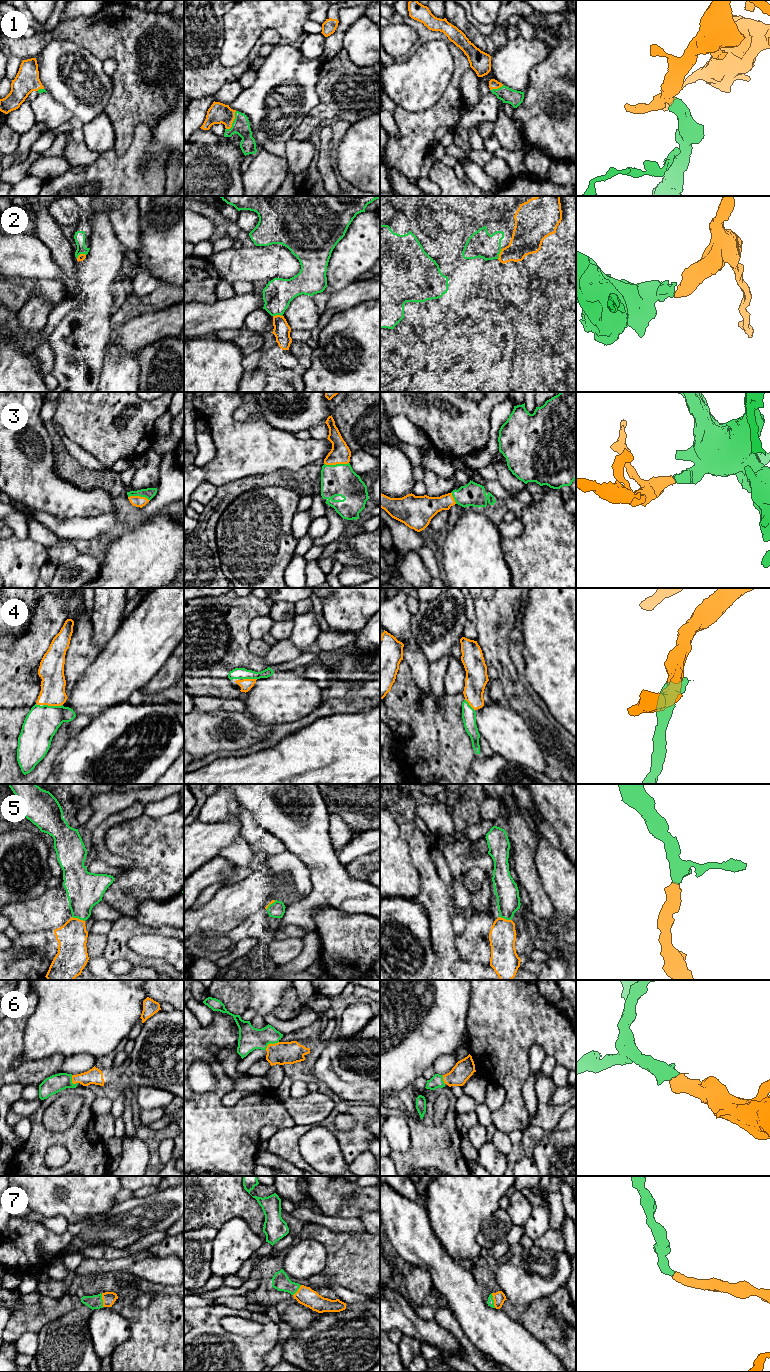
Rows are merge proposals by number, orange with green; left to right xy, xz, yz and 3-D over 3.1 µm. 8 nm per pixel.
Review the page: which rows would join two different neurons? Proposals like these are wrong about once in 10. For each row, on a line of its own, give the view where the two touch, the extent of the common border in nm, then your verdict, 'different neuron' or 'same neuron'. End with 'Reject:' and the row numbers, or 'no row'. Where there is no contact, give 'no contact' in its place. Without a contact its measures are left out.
1: xz | 170 nm | same neuron
2: xz | 80 nm | same neuron
3: xz | 200 nm | same neuron
4: xy | 160 nm | same neuron
5: xy | 110 nm | same neuron
6: xz | 130 nm | same neuron
7: yz | 120 nm | same neuron
Reject: no row

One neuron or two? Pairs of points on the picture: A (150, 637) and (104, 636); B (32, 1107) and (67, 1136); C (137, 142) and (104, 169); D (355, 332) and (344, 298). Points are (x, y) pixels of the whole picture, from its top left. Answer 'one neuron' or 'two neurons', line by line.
A: two neurons
B: two neurons
C: one neuron
D: two neurons

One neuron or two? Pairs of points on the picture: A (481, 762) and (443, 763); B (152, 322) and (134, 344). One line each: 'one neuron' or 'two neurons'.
A: two neurons
B: one neuron

